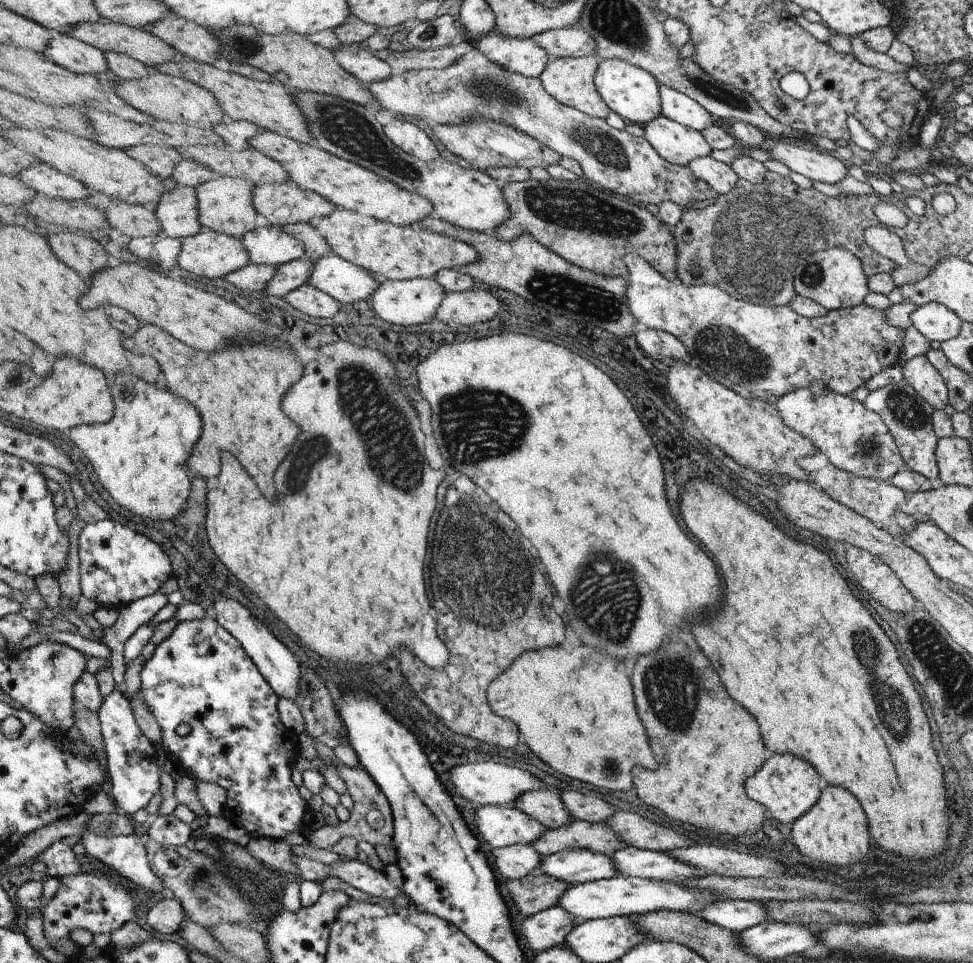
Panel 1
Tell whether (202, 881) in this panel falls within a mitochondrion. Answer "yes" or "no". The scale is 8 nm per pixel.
yes

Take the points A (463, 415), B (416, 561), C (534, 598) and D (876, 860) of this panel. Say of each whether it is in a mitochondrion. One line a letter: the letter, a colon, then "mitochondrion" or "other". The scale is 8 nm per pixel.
A: mitochondrion
B: mitochondrion
C: mitochondrion
D: other

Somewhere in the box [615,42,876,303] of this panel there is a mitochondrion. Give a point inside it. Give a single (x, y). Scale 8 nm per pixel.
(716, 92)

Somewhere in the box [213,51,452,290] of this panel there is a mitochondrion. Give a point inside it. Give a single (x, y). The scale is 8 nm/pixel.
(347, 129)

